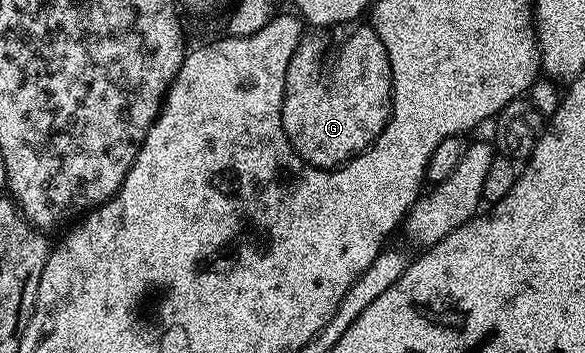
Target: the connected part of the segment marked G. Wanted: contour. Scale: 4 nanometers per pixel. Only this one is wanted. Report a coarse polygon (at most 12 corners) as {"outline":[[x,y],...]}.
{"outline":[[358,28],[326,56],[294,47],[282,125],[298,157],[337,168],[390,121],[384,42]]}

